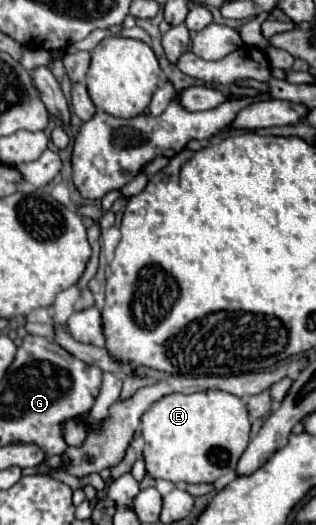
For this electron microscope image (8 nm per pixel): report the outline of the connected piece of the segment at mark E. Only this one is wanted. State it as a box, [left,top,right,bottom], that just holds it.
[141,391,249,483]

